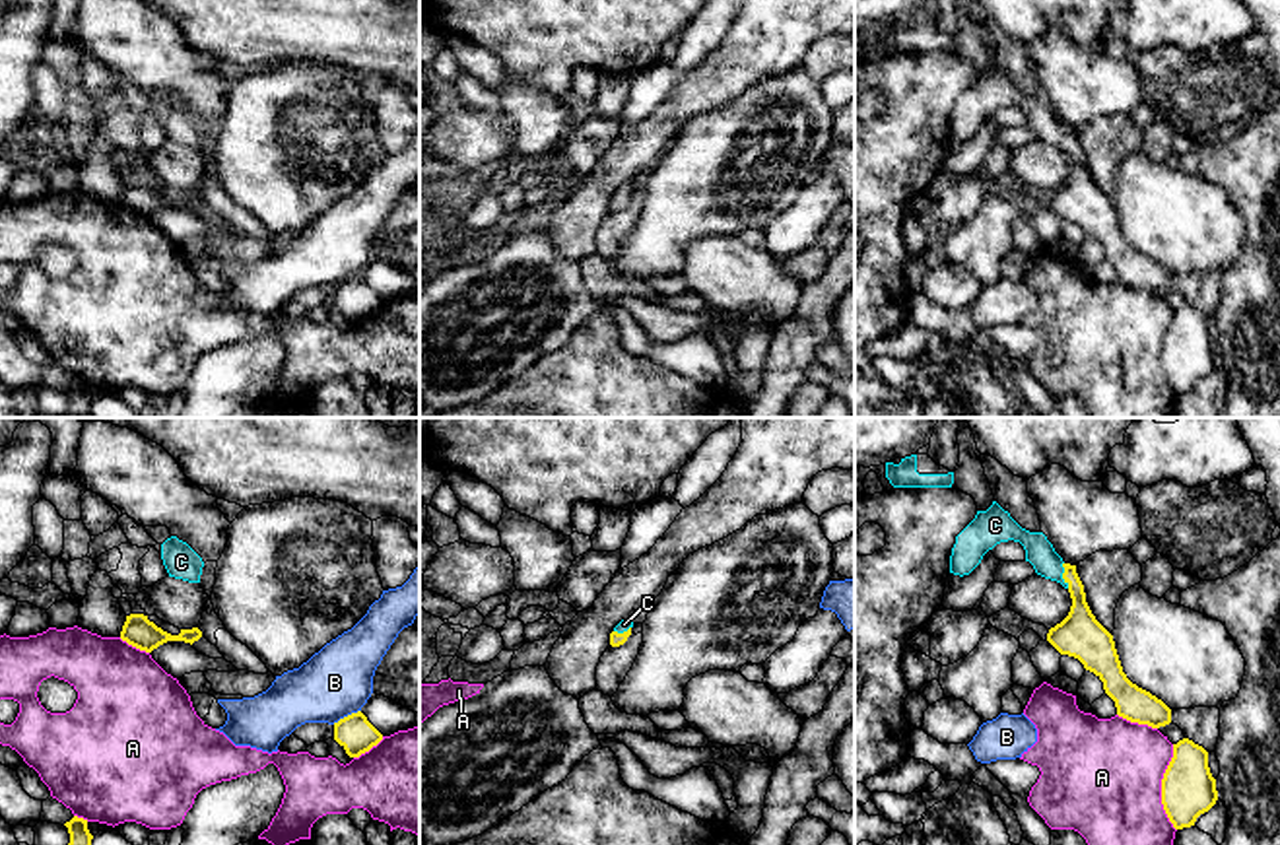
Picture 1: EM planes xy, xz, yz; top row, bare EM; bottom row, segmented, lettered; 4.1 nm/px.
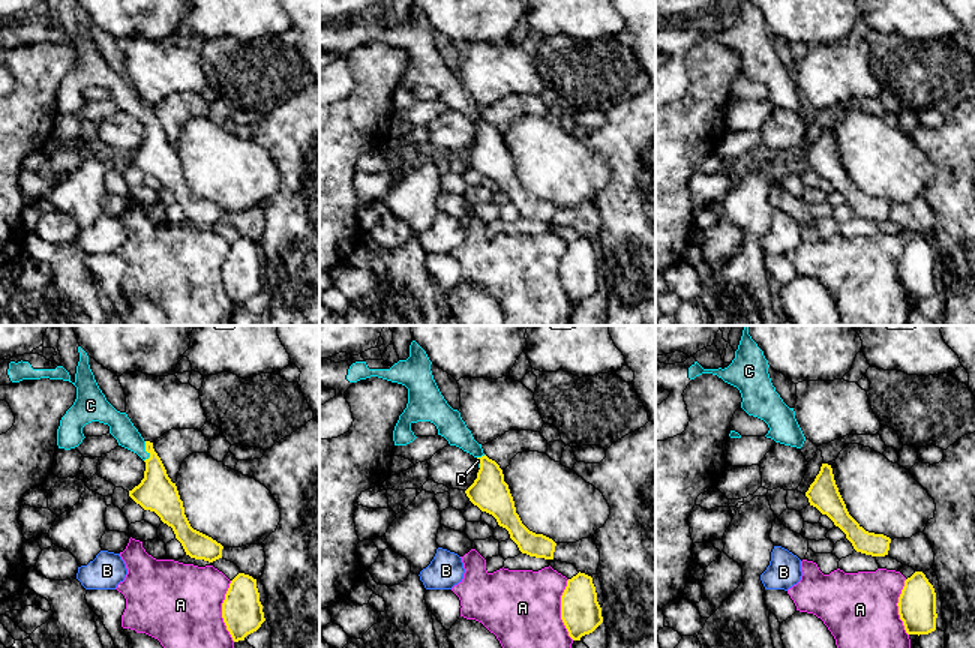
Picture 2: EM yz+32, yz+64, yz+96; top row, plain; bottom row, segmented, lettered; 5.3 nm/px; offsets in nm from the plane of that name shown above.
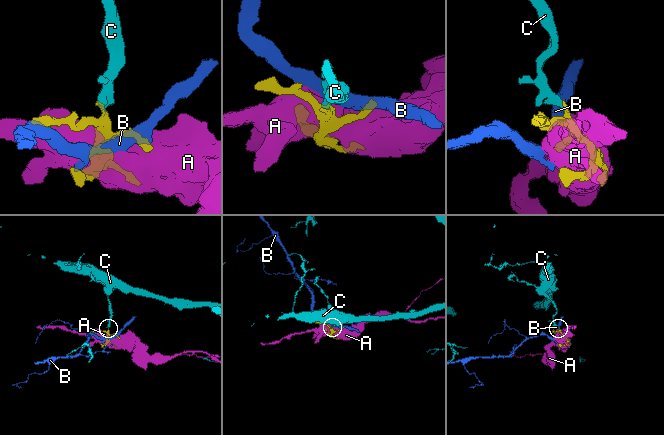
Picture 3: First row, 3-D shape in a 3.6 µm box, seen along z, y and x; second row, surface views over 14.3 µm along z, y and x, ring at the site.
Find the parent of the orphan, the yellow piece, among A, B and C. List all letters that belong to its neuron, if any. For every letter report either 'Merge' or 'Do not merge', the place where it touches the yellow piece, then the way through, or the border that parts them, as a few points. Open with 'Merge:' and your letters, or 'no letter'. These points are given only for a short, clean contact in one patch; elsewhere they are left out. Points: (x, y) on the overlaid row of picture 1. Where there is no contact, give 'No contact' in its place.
Merge: C
A: Do not merge. Touches yellow at yz (1162, 787)
B: Do not merge. Touches yellow at xy (348, 715). Boundary: xy (360, 709), (333, 723)
C: Merge. Touches yellow at yz (1063, 575). Path across: yz (1078, 634), (1078, 595), (1063, 575), (1040, 552)

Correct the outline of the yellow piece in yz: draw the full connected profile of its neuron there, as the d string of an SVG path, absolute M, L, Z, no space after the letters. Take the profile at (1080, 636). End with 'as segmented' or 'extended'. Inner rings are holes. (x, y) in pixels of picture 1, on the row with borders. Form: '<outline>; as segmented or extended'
M996 501L956 536L950 573L969 575L983 556L1000 542L1020 542L1037 575L1061 583L1072 598L1068 616L1049 629L1047 641L1061 653L1078 659L1094 672L1115 701L1117 715L1138 725L1160 728L1171 723L1171 709L1150 692L1132 684L1123 672L1113 635L1095 620L1076 565L1064 563L1043 532L1022 528Z; extended

